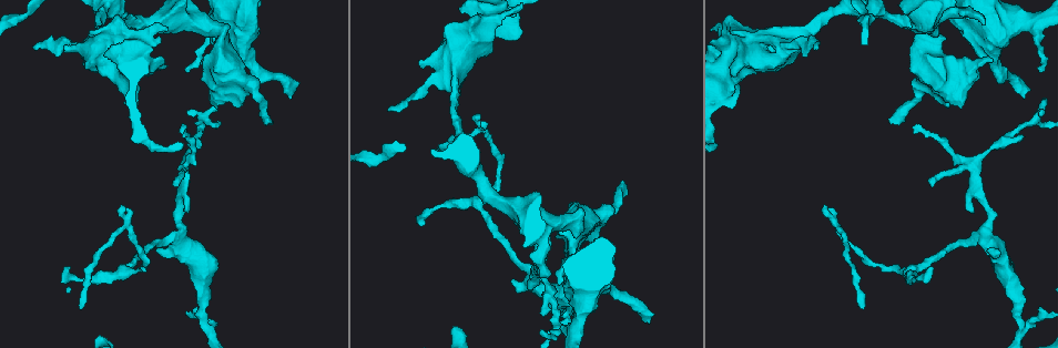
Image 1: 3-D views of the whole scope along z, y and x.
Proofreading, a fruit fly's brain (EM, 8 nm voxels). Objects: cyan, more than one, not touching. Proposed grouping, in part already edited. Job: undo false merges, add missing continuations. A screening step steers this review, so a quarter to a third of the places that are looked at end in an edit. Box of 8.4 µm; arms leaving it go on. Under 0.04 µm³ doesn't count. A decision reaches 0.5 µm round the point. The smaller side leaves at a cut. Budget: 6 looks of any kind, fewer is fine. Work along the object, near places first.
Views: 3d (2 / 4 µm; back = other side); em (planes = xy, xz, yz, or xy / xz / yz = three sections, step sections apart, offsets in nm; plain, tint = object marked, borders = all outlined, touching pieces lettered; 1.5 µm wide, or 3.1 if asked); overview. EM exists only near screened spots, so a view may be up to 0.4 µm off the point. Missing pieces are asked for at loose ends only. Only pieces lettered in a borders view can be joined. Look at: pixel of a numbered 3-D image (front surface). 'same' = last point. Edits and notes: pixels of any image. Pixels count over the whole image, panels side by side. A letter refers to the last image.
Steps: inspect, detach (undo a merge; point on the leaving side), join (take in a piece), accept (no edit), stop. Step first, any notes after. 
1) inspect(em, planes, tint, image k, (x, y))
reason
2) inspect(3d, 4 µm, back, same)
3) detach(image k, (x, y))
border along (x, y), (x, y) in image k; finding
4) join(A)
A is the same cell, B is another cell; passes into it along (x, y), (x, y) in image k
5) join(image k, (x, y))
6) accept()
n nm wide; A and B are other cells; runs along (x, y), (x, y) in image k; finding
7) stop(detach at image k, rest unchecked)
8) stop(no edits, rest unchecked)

inspect(3d, 2 µm, image 1, (1023, 97))
an open end

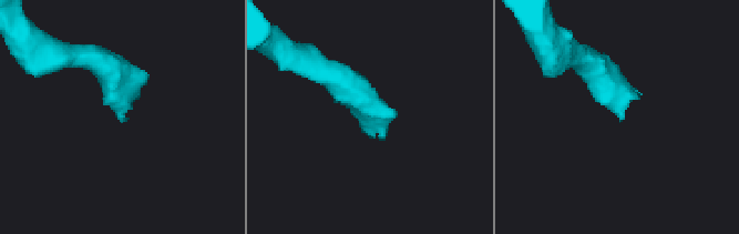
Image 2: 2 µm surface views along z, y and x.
inspect(em, planes, tint, image 2, (122, 120))
need the tissue

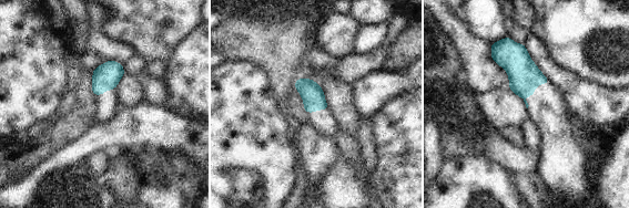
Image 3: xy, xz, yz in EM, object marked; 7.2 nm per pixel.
inspect(em, planes, borders, same)
see the neighbours

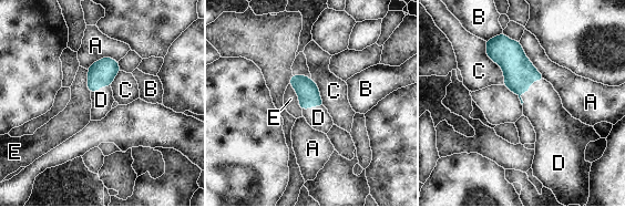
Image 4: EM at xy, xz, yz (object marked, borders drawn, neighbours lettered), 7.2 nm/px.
join(D)
D is the same cell, A, B, C and E are other cells; passes into it along (519, 72), (528, 90), (542, 105) in image 4; it goes on there

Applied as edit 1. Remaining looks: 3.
inspect(em, planes, plain, image 1, (123, 206))
branch stops here

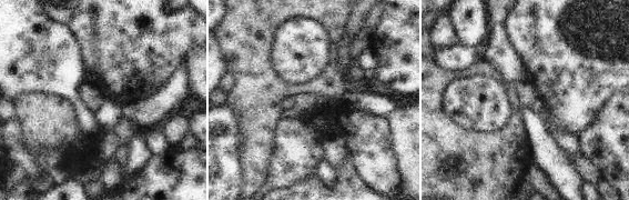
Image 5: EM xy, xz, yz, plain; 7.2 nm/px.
inspect(em, planes, borders, same)
what lies round it

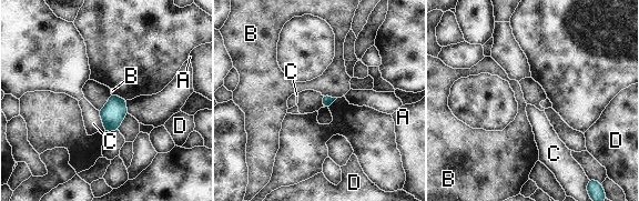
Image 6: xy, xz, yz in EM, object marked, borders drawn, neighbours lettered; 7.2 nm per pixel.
accept()
A, B, C and D are other cells; border along (323, 94), (336, 98) in image 6; no lettered piece goes on from it

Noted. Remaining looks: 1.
stop(join at image 4, rest unchecked)

